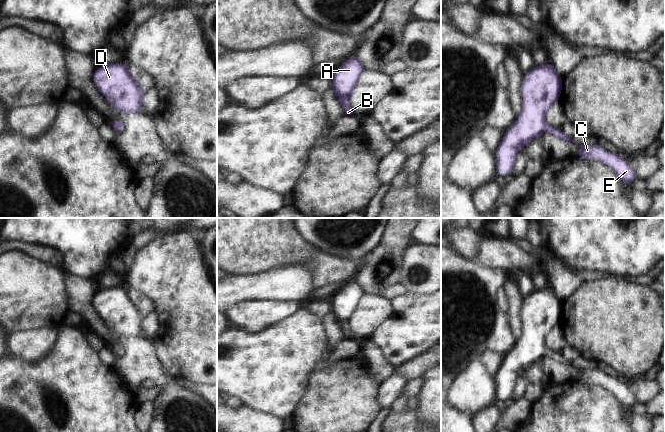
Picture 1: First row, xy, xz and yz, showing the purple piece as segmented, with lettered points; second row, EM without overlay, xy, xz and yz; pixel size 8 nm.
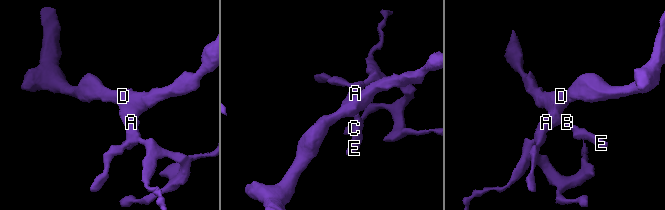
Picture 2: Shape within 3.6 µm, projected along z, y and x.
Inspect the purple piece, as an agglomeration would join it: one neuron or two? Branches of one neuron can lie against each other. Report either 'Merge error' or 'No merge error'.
No merge error

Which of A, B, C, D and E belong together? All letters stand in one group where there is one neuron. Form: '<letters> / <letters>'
A B C D E

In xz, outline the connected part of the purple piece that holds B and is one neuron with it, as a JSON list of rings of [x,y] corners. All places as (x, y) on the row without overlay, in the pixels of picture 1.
[[[353,279],[332,298],[332,313],[342,326],[341,331],[346,339],[355,340],[355,335],[350,332],[348,324],[365,294],[360,283],[356,279]]]

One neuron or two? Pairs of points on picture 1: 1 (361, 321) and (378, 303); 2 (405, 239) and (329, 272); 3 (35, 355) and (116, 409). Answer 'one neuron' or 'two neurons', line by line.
1: one neuron
2: two neurons
3: two neurons

